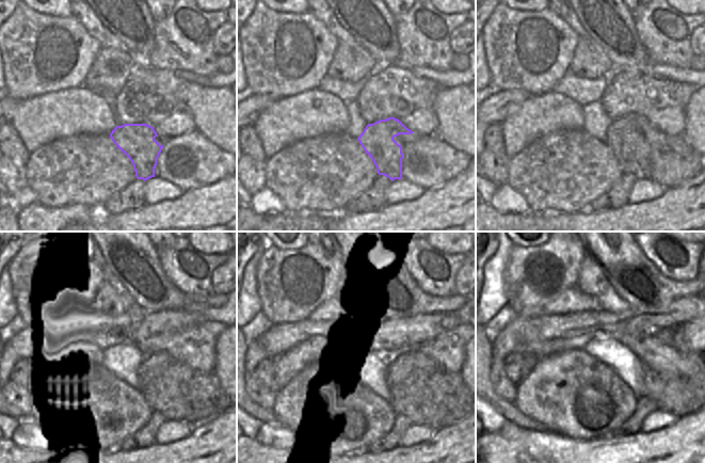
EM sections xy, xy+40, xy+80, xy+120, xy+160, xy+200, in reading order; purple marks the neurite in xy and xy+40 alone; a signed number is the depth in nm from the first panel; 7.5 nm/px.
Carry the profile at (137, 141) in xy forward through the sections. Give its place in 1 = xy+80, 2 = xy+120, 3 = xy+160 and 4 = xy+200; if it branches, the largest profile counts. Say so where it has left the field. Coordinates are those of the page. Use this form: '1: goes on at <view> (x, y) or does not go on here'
1: goes on at xy+80 (619, 138)
2: goes on at xy+120 (151, 365)
3: goes on at xy+160 (402, 360)
4: goes on at xy+200 (654, 352)

